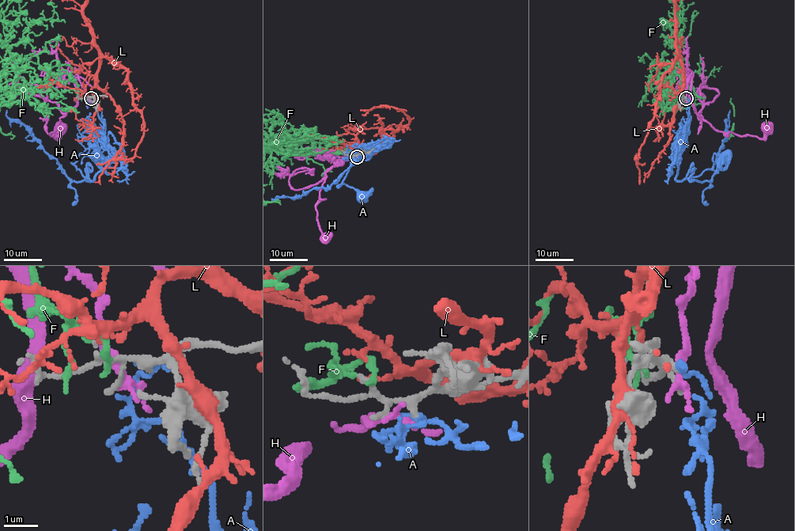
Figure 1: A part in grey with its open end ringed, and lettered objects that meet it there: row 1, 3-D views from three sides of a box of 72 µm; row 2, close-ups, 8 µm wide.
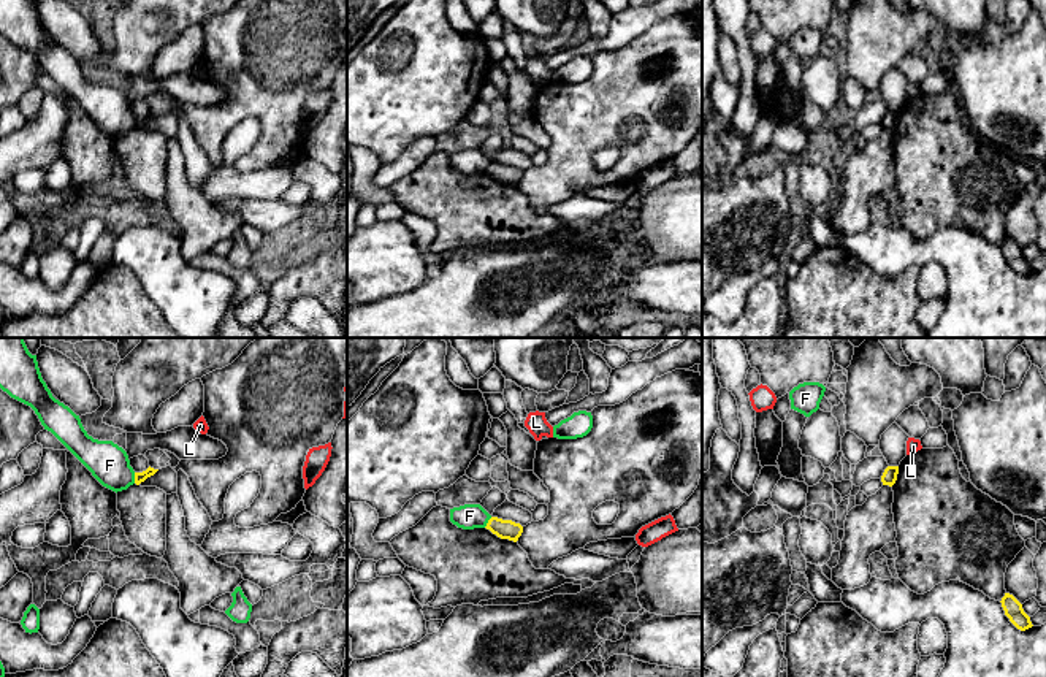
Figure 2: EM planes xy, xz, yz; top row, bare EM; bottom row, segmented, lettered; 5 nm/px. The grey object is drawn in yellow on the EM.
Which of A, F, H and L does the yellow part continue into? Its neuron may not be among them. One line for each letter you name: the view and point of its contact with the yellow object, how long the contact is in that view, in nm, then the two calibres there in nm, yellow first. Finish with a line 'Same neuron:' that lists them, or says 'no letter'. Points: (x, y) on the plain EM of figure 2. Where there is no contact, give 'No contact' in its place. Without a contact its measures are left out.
Same neuron: no letter

